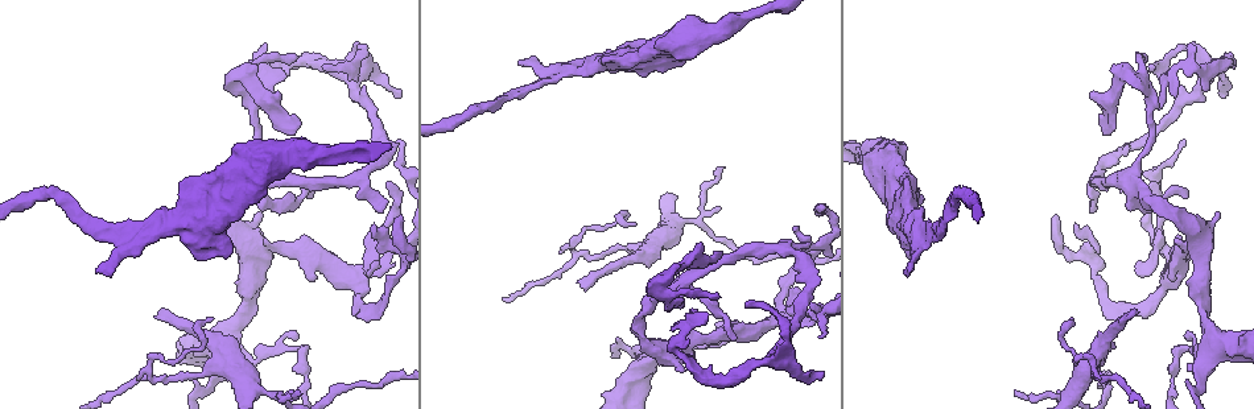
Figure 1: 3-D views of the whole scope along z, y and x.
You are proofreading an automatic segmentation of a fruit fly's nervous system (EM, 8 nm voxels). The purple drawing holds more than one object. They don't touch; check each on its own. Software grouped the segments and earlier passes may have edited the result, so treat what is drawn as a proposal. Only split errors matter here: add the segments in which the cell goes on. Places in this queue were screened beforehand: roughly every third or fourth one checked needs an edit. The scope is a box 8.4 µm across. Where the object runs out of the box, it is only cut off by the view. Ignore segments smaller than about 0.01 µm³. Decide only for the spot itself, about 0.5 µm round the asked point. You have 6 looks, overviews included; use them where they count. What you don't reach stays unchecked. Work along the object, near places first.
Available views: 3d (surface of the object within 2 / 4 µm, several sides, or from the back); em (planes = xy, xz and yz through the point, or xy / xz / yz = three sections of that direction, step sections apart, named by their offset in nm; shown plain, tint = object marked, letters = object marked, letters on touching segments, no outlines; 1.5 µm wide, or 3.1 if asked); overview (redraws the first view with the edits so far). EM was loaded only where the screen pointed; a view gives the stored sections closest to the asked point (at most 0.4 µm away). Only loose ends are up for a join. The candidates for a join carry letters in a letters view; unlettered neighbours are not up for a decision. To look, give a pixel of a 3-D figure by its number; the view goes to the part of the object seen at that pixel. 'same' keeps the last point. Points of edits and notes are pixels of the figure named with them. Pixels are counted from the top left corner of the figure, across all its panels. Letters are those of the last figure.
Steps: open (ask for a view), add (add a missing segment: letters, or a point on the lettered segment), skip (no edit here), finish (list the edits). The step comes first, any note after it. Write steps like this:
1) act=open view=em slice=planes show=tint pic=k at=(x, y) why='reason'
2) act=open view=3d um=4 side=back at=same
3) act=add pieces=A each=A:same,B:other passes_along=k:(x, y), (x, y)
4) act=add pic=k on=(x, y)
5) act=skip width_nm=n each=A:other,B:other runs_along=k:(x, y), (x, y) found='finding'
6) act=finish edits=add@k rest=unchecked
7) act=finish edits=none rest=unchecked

act=open view=em slice=xy step=4 show=letters pic=1 at=(96, 273) why='an open end'

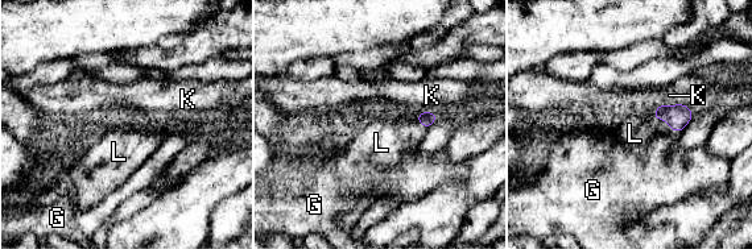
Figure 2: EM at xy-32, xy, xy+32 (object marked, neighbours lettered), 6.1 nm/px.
act=open view=em slice=planes show=letters at=same why='cut it another way'

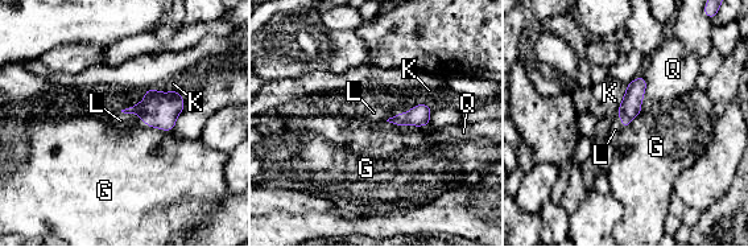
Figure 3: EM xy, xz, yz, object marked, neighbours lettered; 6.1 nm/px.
act=add pieces=L longest_contact=G:280nm each=G:other,K:other,L:same,Q:other found='the cell continues'

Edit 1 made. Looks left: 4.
act=open view=3d um=4 pic=1 at=(164, 310) why='an open end'

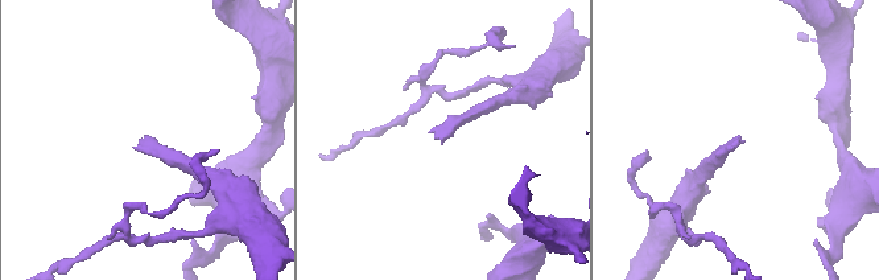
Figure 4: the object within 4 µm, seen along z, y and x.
act=open view=em slice=xz step=4 show=letters pic=4 at=(148, 135)

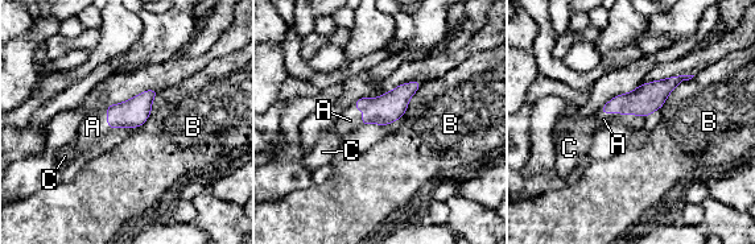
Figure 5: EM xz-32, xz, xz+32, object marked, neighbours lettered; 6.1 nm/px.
act=open view=em slice=planes show=letters at=same

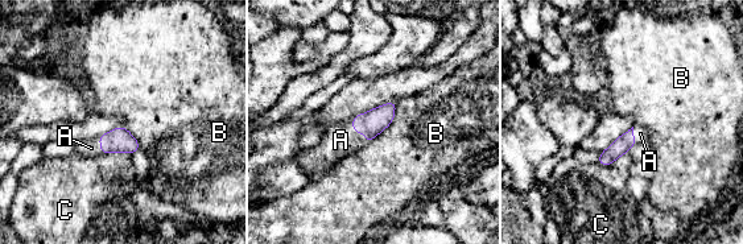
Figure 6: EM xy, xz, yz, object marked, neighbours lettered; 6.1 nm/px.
act=add pieces=A each=A:same,B:other,C:other passes_along=6:(371, 123), (359, 132), (341, 140) found='the cell continues'

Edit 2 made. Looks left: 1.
act=finish edits=add@3,add@6 rest=unchecked

